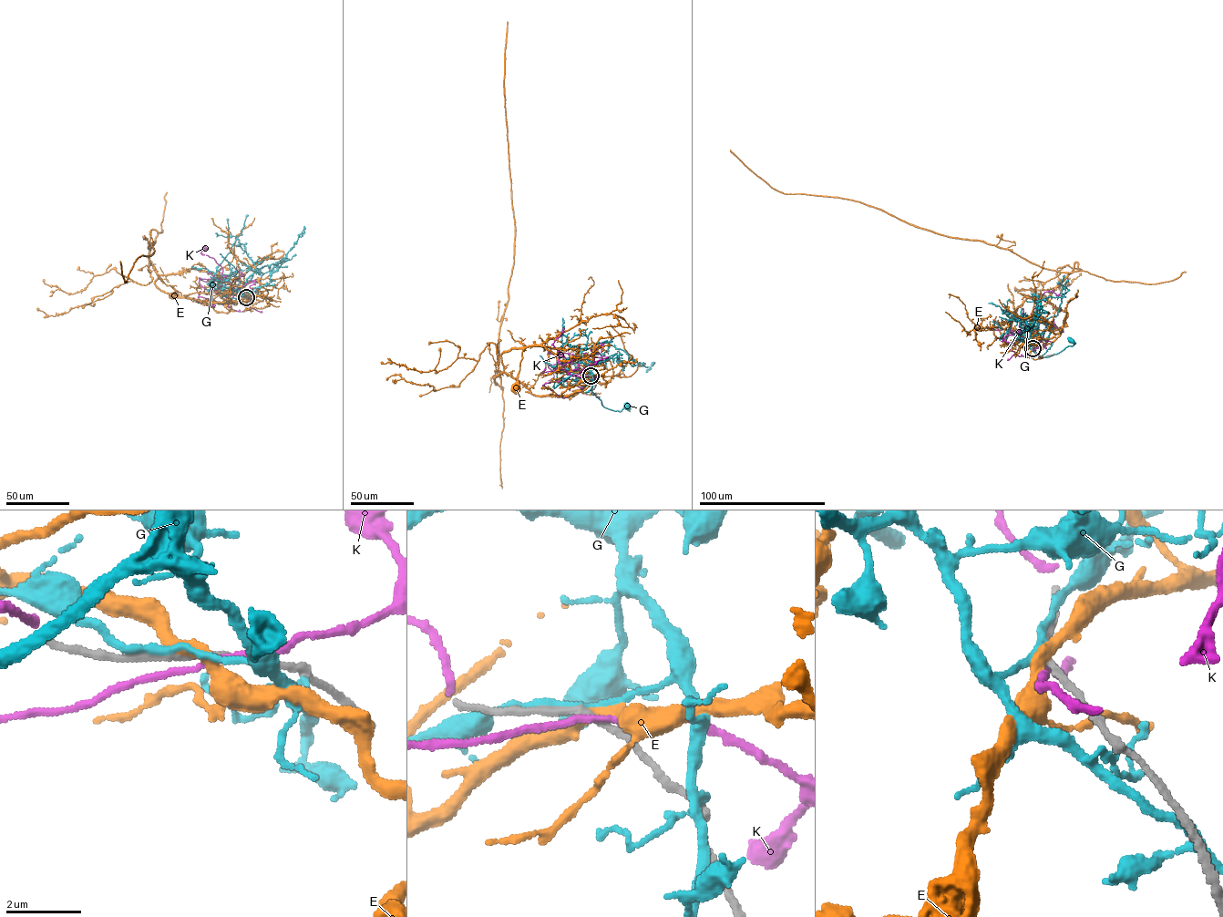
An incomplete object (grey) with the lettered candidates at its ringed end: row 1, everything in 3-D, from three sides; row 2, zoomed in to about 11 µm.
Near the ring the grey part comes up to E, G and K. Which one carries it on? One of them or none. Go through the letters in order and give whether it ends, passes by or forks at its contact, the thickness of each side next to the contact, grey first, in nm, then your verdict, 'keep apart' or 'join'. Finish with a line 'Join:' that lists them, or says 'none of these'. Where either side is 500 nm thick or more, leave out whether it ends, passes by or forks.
E: it passes by; calibres 170 and 360 nm; keep apart
G: it passes by; calibres 190 and 190 nm; keep apart
K: it passes by; calibres 170 and 160 nm; join
Join: K

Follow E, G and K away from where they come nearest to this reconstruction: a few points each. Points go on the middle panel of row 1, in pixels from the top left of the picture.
E: (590, 375), (569, 387), (561, 396), (534, 395), (504, 371), (501, 354), (512, 349), (522, 350), (515, 388)
G: (589, 375), (593, 376), (591, 391), (602, 406), (619, 411), (628, 406)
K: (590, 376), (569, 373), (579, 368), (580, 357), (575, 355), (567, 363), (549, 365), (553, 375), (549, 383)

